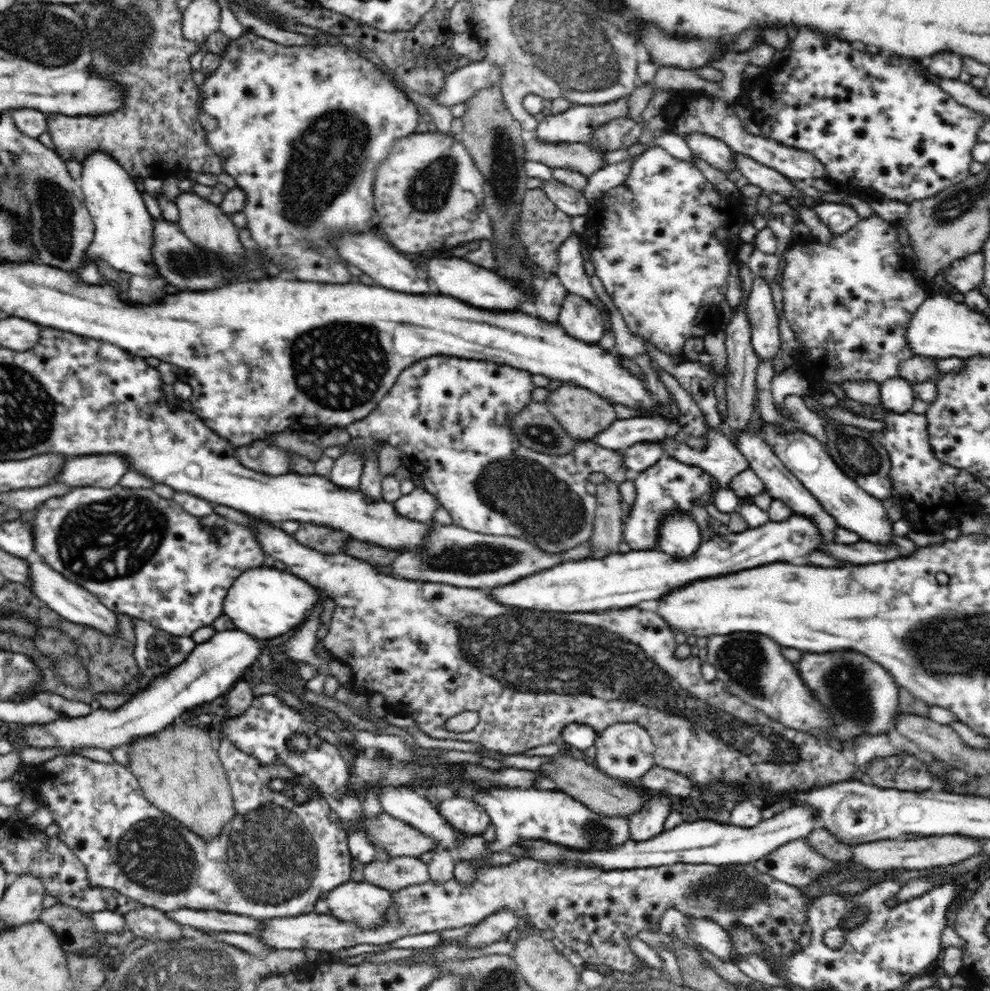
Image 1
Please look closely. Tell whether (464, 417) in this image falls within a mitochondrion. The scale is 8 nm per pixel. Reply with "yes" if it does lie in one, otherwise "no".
no

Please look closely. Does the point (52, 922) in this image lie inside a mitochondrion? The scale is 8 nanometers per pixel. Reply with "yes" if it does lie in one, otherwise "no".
no

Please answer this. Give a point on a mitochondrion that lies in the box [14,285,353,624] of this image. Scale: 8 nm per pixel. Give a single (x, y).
(89, 538)

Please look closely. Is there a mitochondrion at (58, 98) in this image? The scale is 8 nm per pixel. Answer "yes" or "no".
no

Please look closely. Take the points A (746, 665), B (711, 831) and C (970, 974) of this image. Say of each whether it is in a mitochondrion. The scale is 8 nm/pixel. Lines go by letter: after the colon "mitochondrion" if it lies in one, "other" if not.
A: mitochondrion
B: other
C: other

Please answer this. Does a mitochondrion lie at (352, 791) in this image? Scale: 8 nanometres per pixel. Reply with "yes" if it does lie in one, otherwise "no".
no

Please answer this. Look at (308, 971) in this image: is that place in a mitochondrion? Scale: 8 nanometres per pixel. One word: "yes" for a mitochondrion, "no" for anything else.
no

